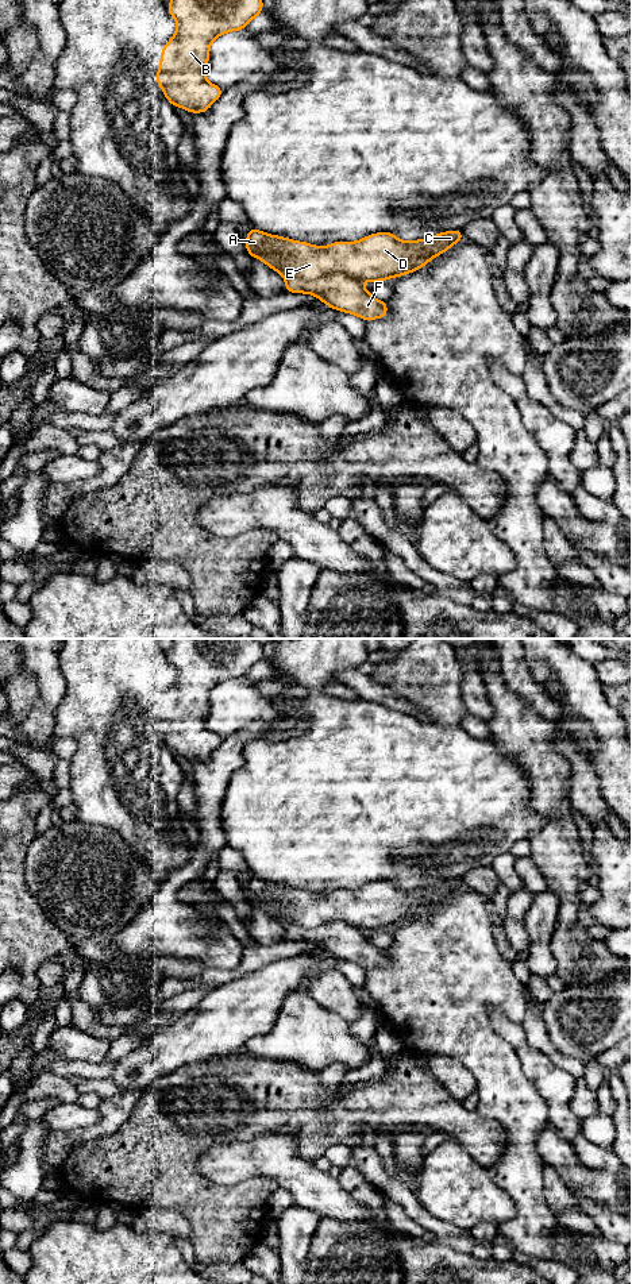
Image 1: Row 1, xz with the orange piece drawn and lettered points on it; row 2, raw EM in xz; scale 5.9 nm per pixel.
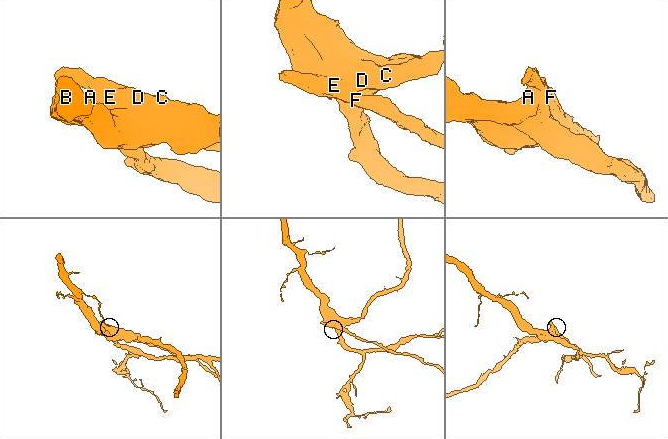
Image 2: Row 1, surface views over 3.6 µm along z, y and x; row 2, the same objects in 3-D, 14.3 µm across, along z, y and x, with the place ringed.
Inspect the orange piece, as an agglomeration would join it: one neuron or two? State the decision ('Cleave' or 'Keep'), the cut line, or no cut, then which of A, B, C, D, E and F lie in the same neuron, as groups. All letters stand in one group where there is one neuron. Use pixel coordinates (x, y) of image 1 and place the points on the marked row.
Cleave. Split along xz (285, 276), (322, 278), (331, 273), (345, 273), (357, 280). Groups: A B C D E / F

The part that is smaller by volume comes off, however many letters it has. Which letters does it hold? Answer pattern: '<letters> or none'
F

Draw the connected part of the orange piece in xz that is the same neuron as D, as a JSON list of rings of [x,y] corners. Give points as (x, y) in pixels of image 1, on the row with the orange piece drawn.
[[[251,227],[244,244],[250,257],[261,259],[284,277],[319,279],[331,273],[343,273],[355,279],[378,282],[419,270],[462,240],[462,230],[413,242],[400,240],[394,232],[377,232],[359,242],[317,247]]]

